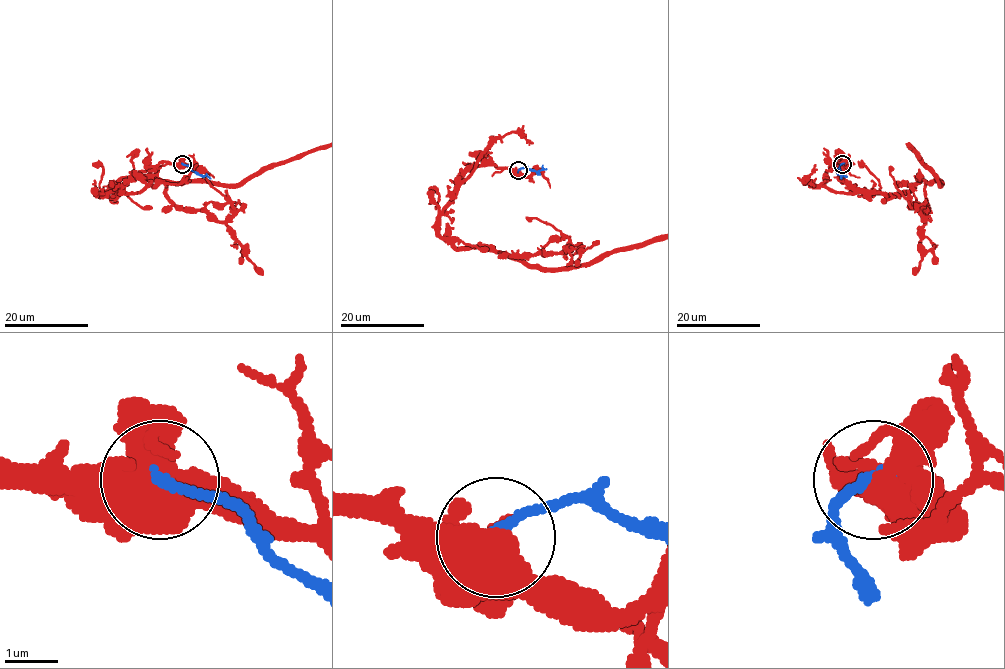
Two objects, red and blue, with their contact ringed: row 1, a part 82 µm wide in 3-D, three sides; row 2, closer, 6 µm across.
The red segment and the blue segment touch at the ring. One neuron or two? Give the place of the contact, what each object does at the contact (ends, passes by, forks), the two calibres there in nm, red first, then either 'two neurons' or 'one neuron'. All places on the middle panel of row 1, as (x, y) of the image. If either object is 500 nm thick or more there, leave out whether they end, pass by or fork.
at (518, 170); 500 nm thick on the red side, 240 nm on the other; two neurons

